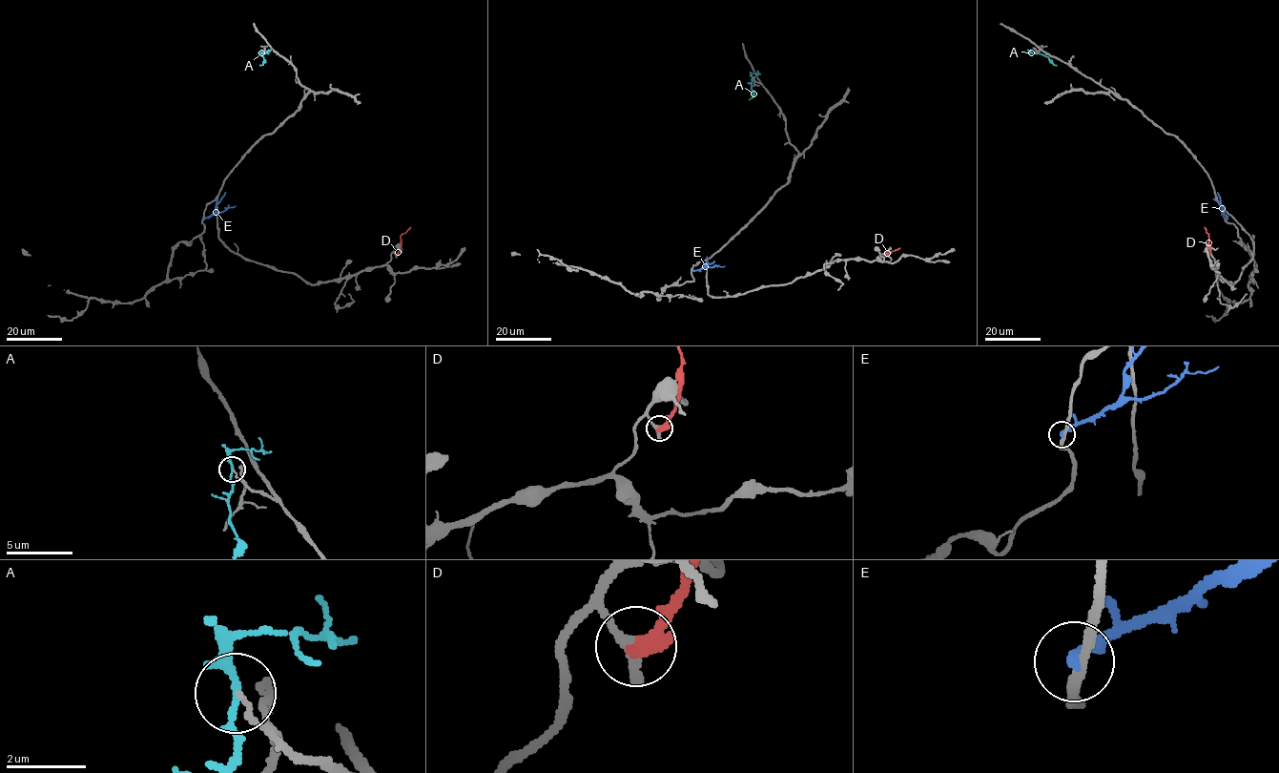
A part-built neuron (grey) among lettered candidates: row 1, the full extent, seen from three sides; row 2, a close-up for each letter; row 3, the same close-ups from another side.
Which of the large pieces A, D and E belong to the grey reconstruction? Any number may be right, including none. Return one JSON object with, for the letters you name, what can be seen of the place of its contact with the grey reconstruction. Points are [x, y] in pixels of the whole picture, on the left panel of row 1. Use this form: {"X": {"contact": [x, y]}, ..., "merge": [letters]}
{"merge": []}

